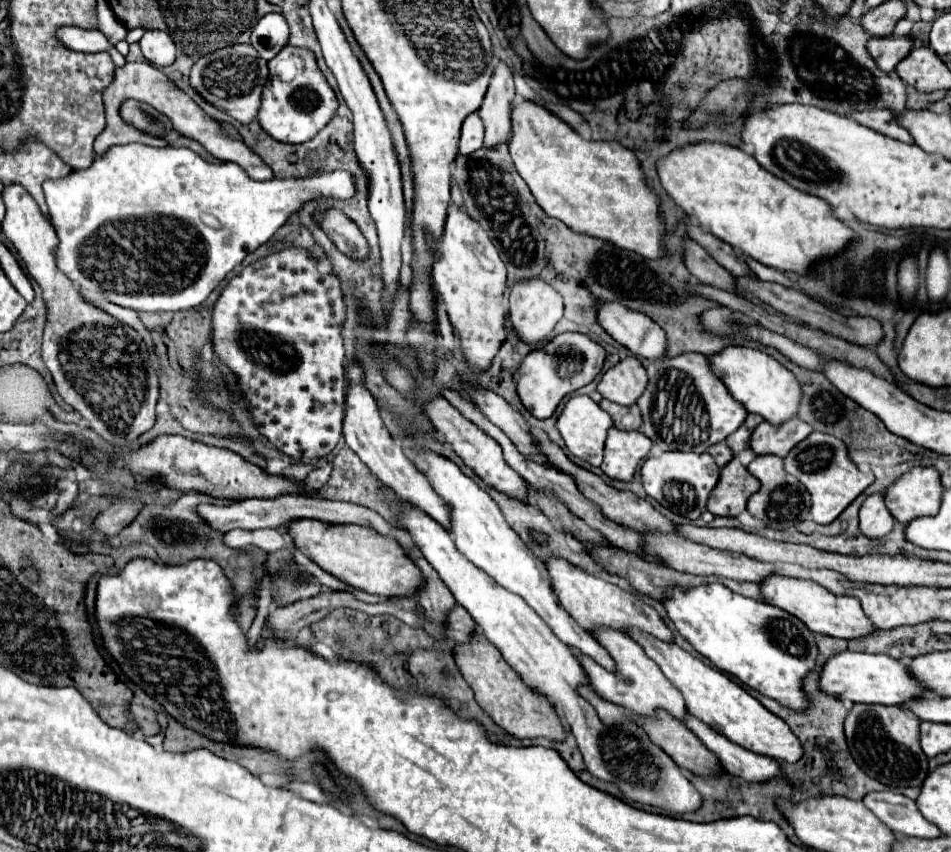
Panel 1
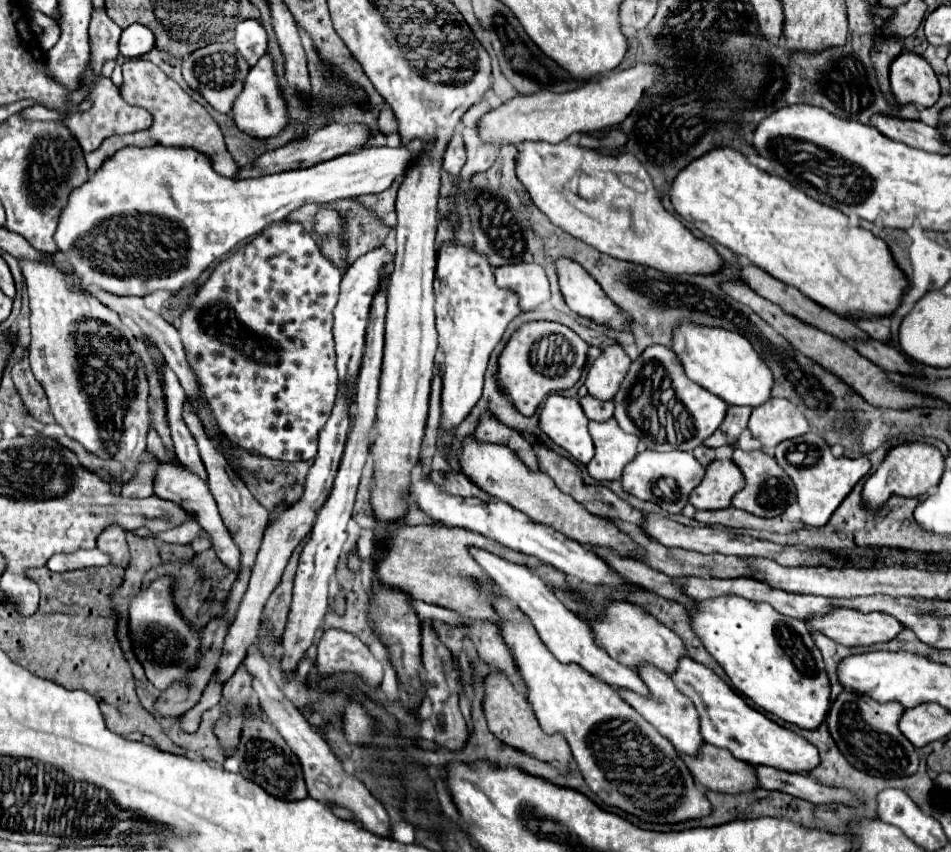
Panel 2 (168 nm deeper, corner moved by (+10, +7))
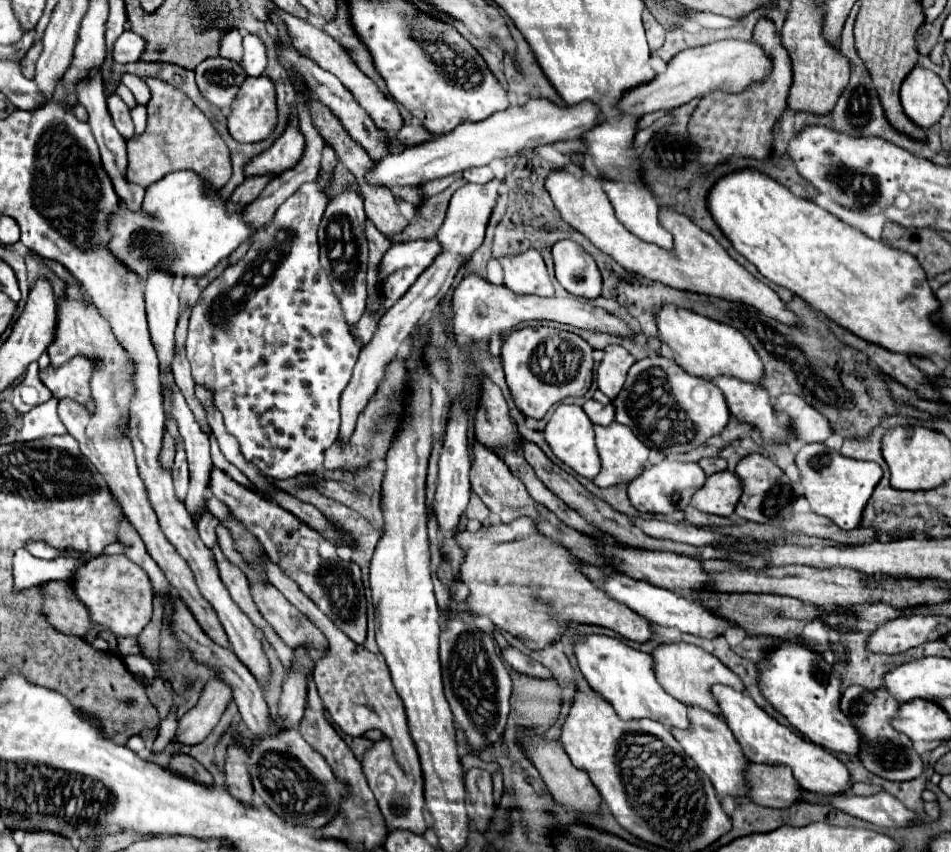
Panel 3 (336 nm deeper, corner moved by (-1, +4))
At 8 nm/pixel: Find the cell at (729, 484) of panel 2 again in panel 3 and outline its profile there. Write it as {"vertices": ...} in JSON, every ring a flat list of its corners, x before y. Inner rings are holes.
{"vertices":[[719,471,709,475,705,485,693,495,691,505,703,513,731,517,741,497,741,481,737,473]]}

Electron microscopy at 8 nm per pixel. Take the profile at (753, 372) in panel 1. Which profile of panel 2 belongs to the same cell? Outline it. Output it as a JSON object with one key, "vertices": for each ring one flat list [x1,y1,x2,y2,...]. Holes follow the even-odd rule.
{"vertices":[[678,322,672,334,672,350,678,354,680,364,690,380,720,396,726,404,736,406,760,406,770,400,772,374,770,368,758,358,756,350,742,338,742,334,732,334,730,330,716,326,702,326,696,322]]}

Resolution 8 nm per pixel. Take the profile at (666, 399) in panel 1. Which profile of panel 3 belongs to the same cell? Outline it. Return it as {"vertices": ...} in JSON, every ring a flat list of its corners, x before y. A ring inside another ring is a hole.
{"vertices":[[663,355,645,357,641,361,637,361,629,369,627,381,625,381,621,393,613,399,613,405,617,411,615,421,631,427,631,431,649,449,655,449,655,451,663,453,665,457,675,455,675,453,687,453,687,451,701,447,707,439,721,433,731,419,729,409,725,409,725,397,721,397,721,389,717,389,717,385,713,385,713,381,703,381,703,379,687,375,673,359,663,357]]}

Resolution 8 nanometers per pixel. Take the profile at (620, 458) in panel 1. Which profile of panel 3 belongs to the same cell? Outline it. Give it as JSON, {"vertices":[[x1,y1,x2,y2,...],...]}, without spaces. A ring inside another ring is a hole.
{"vertices":[[617,421,607,427,595,425,595,439,601,457,601,471,593,479,599,487,611,487,633,481,647,463,649,449,635,433]]}

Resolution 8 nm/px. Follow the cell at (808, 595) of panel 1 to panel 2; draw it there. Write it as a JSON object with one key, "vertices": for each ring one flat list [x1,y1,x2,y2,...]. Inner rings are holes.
{"vertices":[[850,608,830,610,826,618,814,618,814,622,808,624,842,646,872,646,890,642,904,630,894,616,882,612,862,614,860,610]]}

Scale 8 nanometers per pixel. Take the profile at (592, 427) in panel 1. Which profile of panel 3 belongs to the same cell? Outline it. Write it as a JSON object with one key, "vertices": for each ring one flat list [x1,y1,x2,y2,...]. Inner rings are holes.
{"vertices":[[561,403,547,427,545,427,545,441,549,443,551,451,565,463,569,465,573,471,577,471,579,475,587,477,587,479,593,479,597,473,599,473,599,467,601,467,601,459,599,459,599,453,597,453,597,447,595,447,595,431,593,431,593,423,591,419,583,413,583,409,579,405,569,405,569,403]]}

